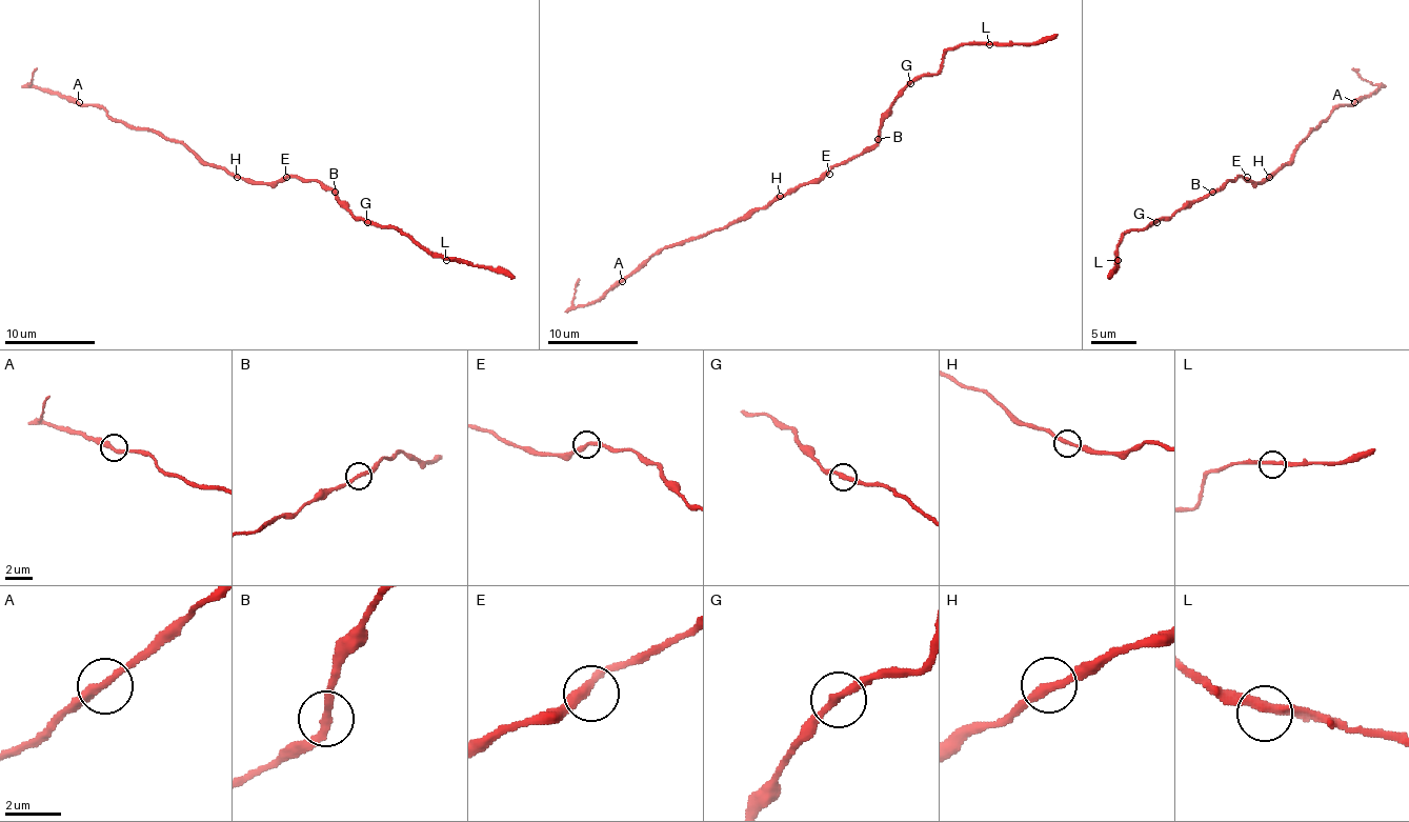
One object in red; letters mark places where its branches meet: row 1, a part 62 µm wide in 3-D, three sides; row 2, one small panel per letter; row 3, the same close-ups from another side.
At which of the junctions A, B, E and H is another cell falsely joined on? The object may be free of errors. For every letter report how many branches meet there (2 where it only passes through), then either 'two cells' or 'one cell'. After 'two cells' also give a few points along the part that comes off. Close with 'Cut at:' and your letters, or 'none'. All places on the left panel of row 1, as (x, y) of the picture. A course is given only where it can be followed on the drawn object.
A: 2 | one cell
B: 2 | one cell
E: 2 | one cell
H: 2 | one cell
Cut at: none

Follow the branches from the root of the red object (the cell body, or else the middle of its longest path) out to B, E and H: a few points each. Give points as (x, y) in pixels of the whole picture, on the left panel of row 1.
B: (273, 183), (288, 177), (313, 179), (322, 181), (336, 193)
E: (273, 183), (286, 177)
H: (273, 183), (255, 183), (249, 179), (237, 177)

